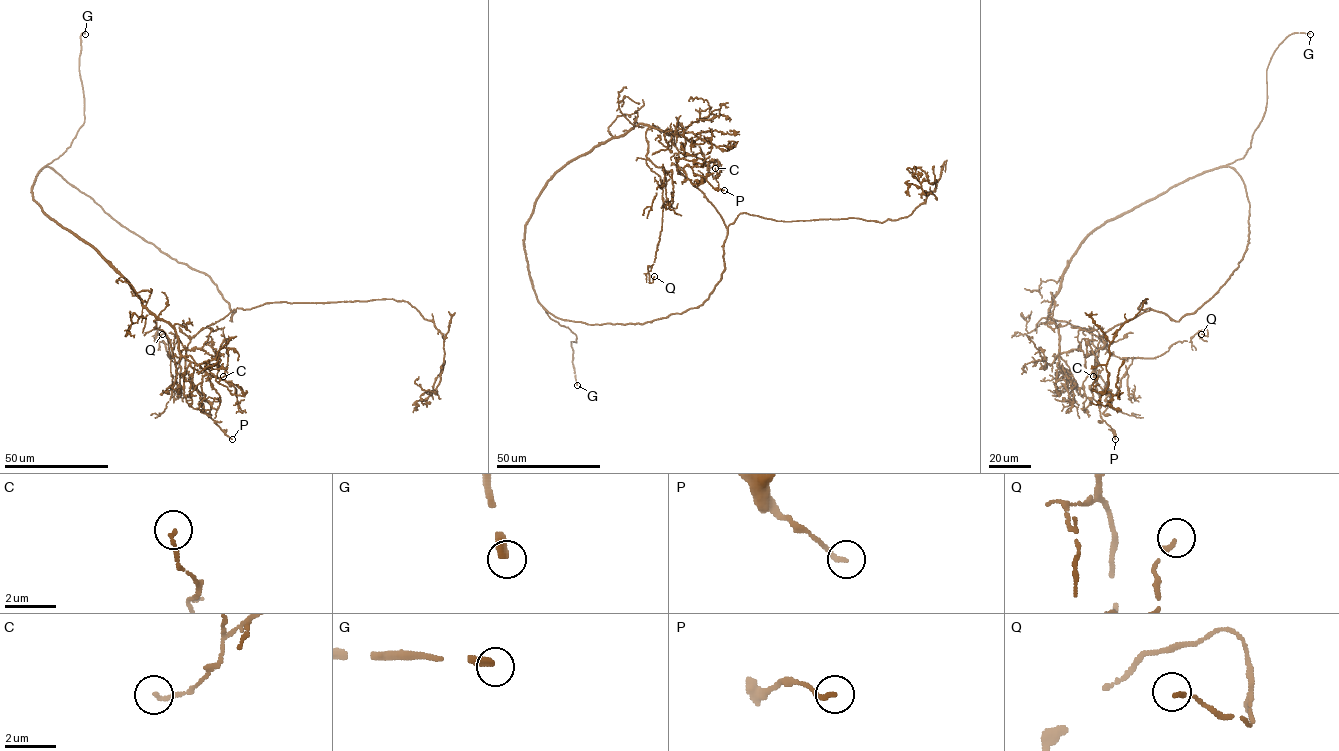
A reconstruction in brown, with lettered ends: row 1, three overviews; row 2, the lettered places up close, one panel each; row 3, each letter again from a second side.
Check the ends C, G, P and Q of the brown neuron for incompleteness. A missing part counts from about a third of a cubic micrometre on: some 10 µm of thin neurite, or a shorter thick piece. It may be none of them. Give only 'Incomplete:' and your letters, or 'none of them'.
Incomplete: G

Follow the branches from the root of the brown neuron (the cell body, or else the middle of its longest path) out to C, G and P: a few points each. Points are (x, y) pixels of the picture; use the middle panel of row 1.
C: (597, 324), (538, 301), (524, 232), (544, 185), (639, 124), (716, 160), (718, 177), (715, 168)
G: (597, 324), (558, 318), (538, 301), (551, 319), (576, 335), (576, 342), (571, 341), (571, 347), (577, 385)
P: (597, 324), (652, 322), (709, 297), (724, 270), (727, 228), (677, 170), (689, 166), (724, 190)

